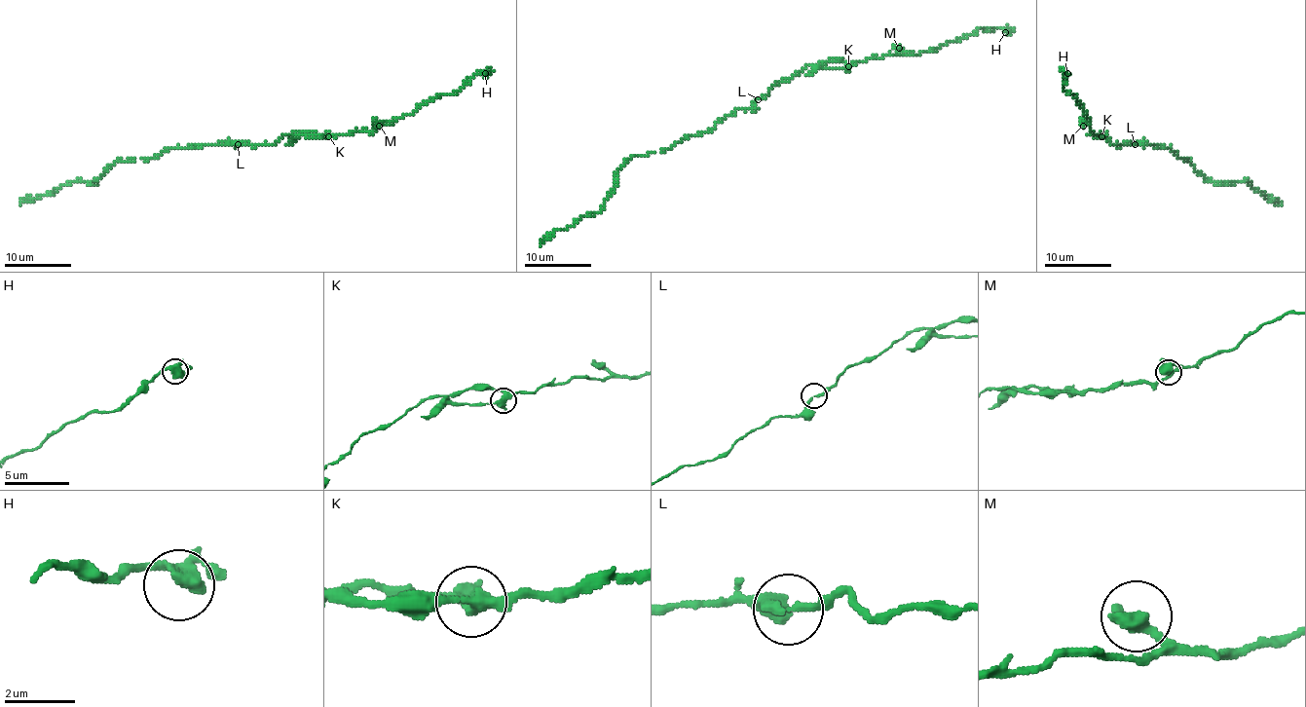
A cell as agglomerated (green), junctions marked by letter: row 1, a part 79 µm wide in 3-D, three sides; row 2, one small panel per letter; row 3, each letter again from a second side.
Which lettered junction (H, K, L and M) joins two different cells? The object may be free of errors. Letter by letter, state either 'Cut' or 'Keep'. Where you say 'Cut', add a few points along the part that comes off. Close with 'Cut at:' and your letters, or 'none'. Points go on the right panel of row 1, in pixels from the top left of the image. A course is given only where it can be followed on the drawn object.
H: Keep
K: Cut
L: Keep
M: Keep
Cut at: K

